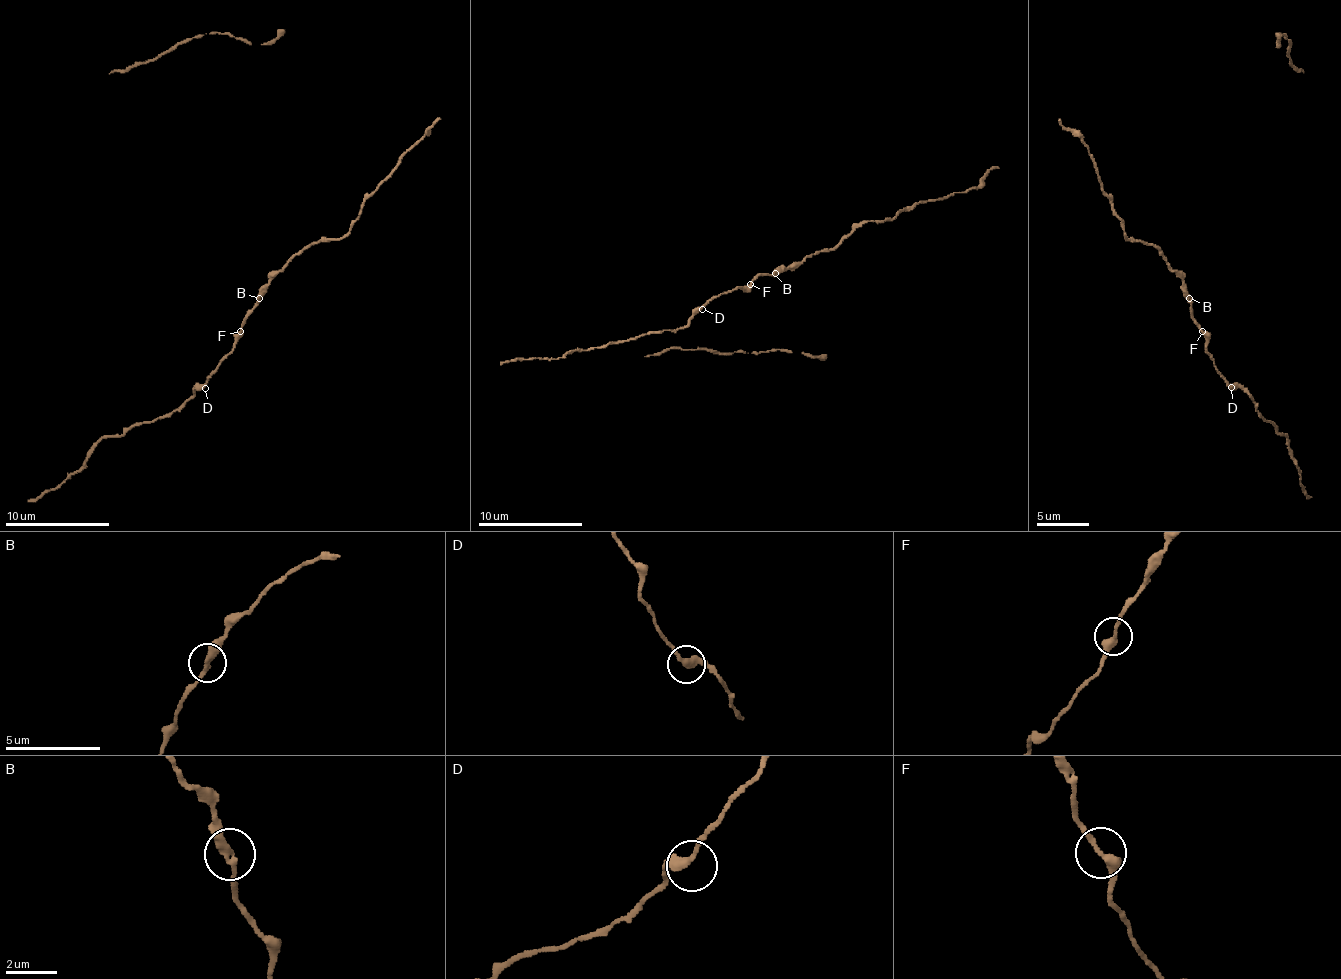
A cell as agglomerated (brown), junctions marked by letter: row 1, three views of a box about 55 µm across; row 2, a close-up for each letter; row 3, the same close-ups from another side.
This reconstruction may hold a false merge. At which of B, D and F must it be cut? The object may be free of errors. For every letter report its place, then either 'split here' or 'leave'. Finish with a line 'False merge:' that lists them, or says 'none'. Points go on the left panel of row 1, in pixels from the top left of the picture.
B: (259, 298) | leave
D: (205, 388) | leave
F: (240, 331) | leave
False merge: none

